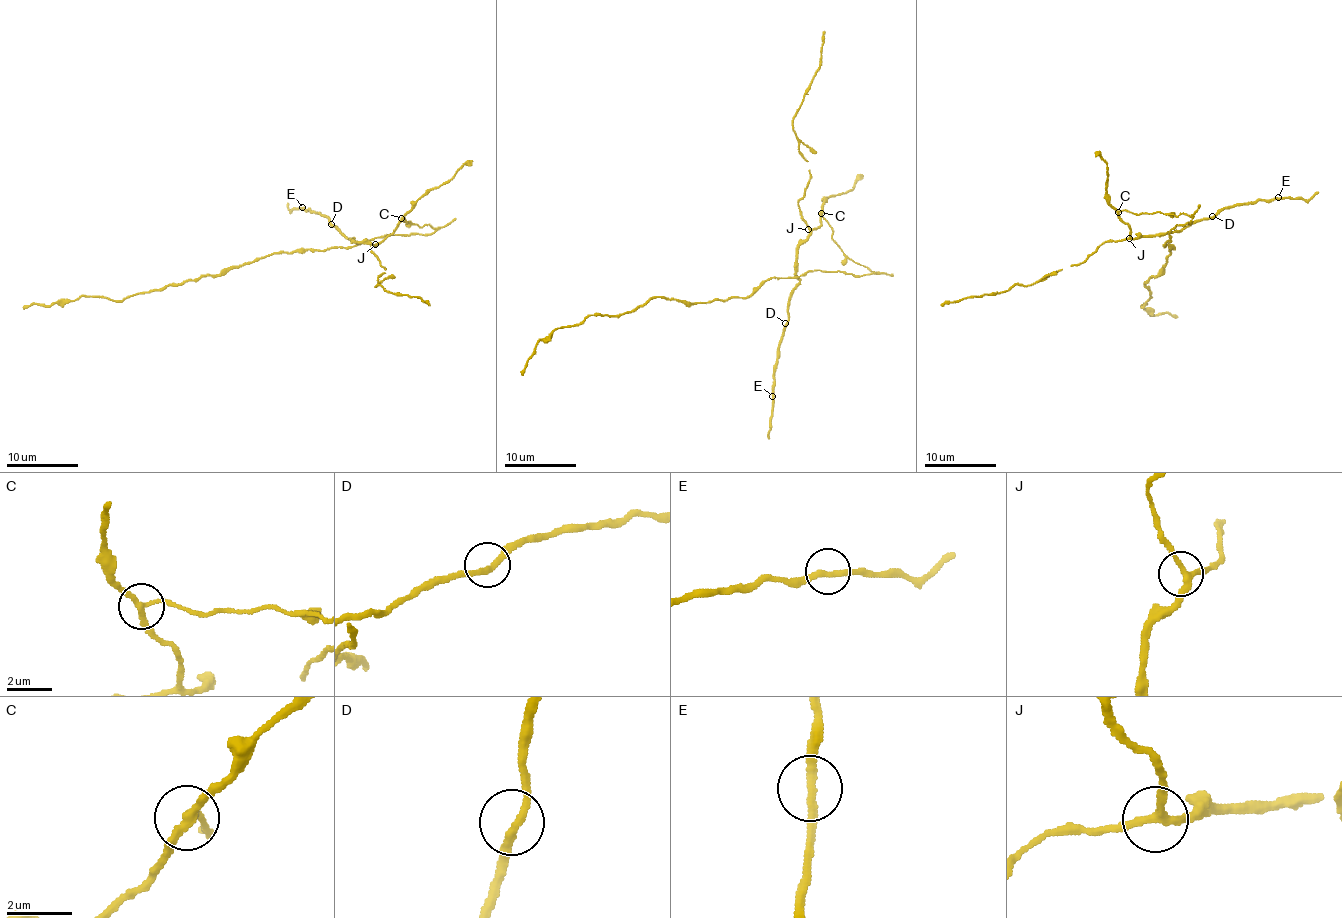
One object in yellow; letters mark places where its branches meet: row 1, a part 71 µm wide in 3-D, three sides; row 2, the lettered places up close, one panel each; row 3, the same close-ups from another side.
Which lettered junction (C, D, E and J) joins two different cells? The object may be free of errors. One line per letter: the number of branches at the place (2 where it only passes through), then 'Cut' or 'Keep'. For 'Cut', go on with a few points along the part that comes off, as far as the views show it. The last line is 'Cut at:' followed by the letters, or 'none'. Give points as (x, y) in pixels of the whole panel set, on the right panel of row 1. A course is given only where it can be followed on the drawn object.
C: Branches: 3. Cut. Course of the part to remove: (1118, 212), (1191, 218), (1169, 230), (1162, 245), (1174, 248), (1143, 282), (1150, 298), (1140, 307), (1177, 317)
D: Branches: 2. Keep
E: Branches: 2. Keep
J: Branches: 3. Keep
Cut at: C

